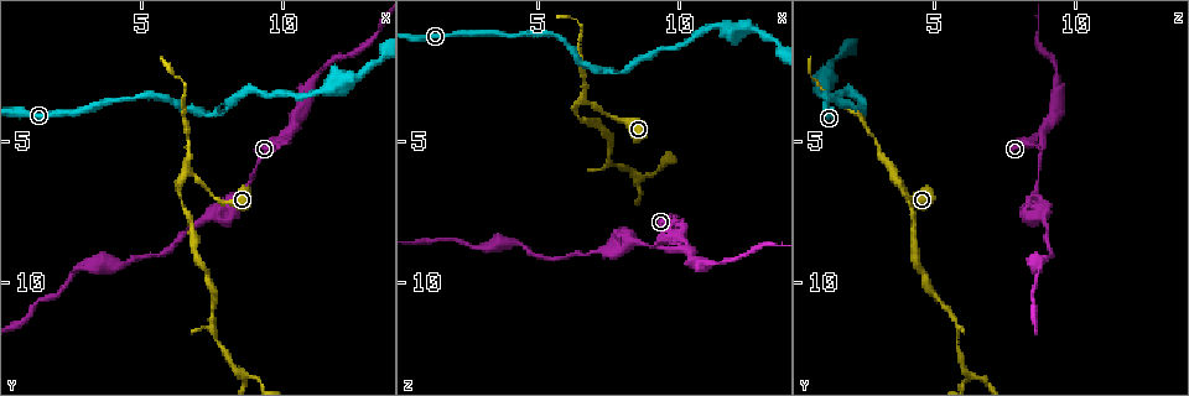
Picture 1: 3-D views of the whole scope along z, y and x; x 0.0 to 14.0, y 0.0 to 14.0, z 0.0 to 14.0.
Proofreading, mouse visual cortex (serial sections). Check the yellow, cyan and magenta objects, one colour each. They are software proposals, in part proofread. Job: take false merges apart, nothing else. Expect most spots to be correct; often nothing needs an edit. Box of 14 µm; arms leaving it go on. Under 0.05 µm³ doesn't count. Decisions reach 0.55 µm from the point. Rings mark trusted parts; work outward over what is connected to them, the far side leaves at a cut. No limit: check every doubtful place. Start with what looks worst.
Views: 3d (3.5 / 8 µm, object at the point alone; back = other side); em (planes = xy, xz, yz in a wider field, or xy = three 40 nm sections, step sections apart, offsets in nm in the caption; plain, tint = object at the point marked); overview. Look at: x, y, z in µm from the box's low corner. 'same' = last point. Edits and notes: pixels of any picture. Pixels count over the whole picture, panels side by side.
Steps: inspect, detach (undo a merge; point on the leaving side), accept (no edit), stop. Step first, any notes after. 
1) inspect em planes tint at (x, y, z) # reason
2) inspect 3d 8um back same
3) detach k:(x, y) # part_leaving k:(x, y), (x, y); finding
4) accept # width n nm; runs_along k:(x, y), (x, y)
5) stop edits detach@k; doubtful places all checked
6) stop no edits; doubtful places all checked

inspect 3d 3.5um at (10.1, 4.7, 8.9) # thick turns thin

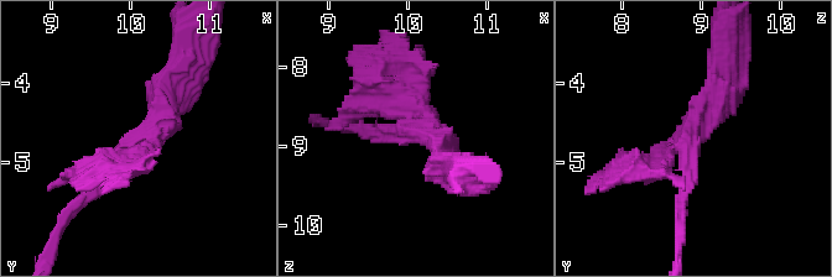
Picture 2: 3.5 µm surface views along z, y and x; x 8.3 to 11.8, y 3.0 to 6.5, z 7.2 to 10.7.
accept # runs_along 2:(651, 171), (686, 140), (684, 197); all the same cell

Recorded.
inspect 3d 3.5um back at (6.6, 6.2, 3.6) # thick turns thin

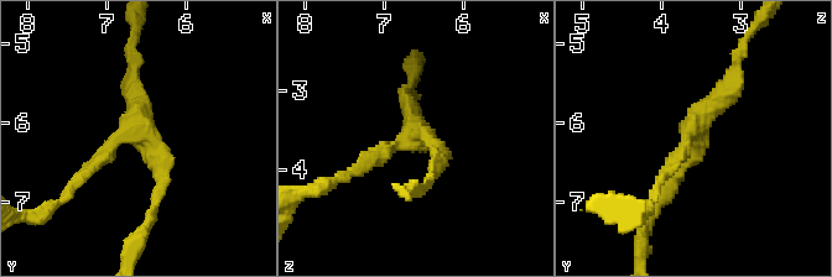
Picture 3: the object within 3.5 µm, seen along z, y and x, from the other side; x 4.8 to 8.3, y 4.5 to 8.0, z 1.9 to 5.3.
accept # runs_along 3:(73, 184), (139, 131), (157, 197); all the same cell

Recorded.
inspect 3d 8um at (6.6, 5.3, 3.1) # calibre changes

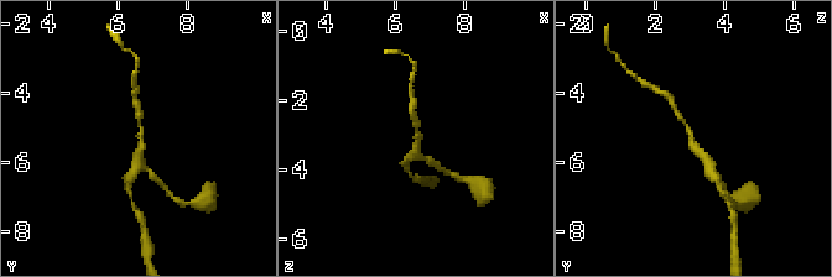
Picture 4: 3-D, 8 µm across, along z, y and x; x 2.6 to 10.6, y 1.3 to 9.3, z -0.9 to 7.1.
inspect 3d 3.5um at (6.6, 5.3, 3.0)

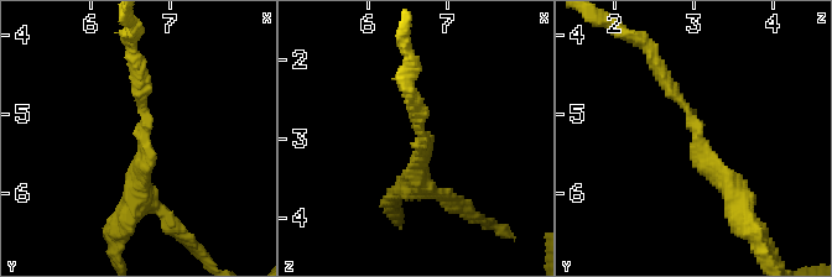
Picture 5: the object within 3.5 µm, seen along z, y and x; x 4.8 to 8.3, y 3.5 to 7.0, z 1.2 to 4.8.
accept # arm_widths 150, 250 nm; runs_along 5:(742, 203), (656, 66); all the same cell

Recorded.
inspect 3d 3.5um at (8.6, 7.1, 8.5) # three-way junction

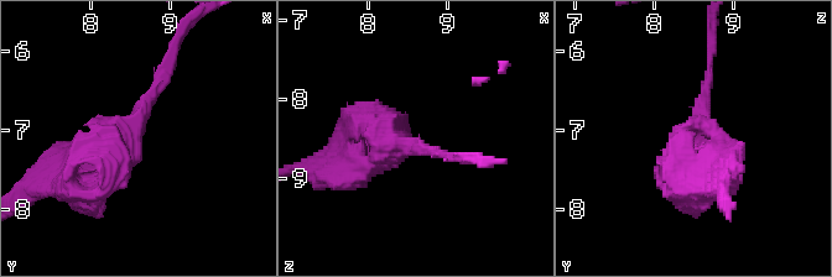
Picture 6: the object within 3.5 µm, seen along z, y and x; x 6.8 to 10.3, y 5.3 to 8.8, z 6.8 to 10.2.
inspect em xy step 3 tint at (8.50, 7.00, 8.55)

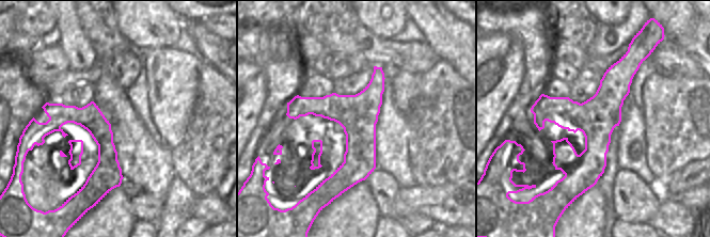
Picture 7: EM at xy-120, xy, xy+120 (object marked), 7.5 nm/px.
inspect em xy step 5 tint same

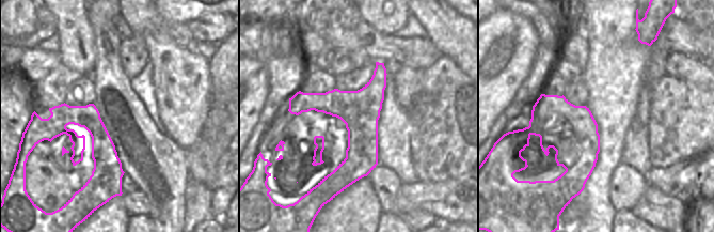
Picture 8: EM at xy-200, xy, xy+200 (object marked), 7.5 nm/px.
accept # runs_along 8:(381, 65), (340, 184); all the same cell

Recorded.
stop no edits; doubtful places all checked

